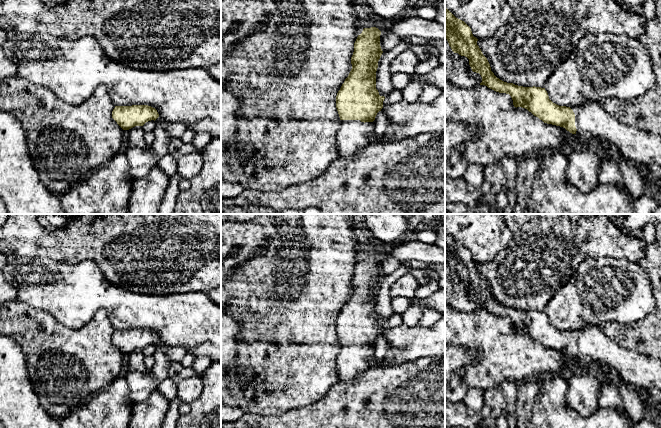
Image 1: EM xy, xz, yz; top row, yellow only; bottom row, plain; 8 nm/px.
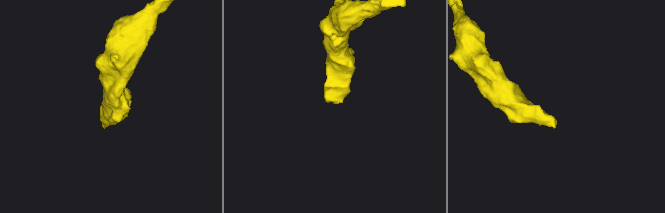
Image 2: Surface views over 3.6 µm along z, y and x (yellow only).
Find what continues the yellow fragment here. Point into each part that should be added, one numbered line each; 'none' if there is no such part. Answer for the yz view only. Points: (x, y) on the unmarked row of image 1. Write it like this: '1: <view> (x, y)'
1: yz (591, 343)

